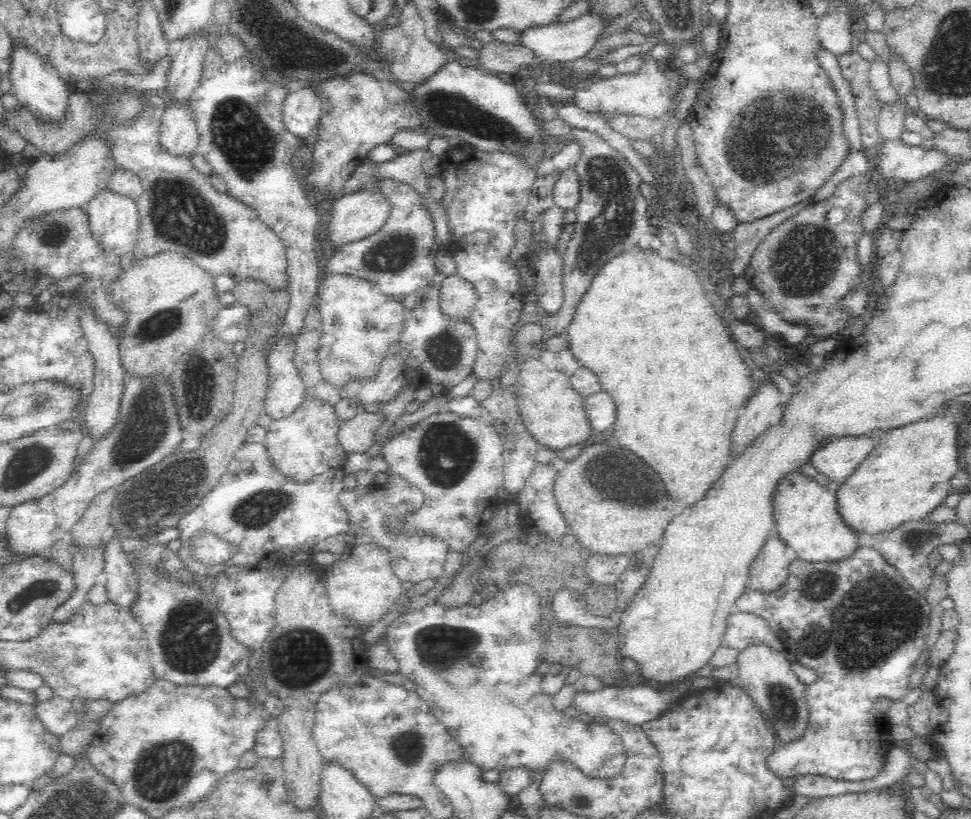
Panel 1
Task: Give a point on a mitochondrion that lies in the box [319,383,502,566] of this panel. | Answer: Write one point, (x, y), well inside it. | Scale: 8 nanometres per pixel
(447, 455)

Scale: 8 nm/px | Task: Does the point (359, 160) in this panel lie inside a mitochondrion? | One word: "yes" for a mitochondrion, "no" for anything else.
no

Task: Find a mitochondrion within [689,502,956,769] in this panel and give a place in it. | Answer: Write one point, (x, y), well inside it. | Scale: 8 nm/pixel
(870, 624)

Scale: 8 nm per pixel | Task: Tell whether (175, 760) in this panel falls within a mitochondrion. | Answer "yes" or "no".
yes

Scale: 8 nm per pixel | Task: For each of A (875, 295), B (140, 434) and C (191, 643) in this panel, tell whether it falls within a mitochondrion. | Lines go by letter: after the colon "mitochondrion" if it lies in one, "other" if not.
A: other
B: mitochondrion
C: mitochondrion

